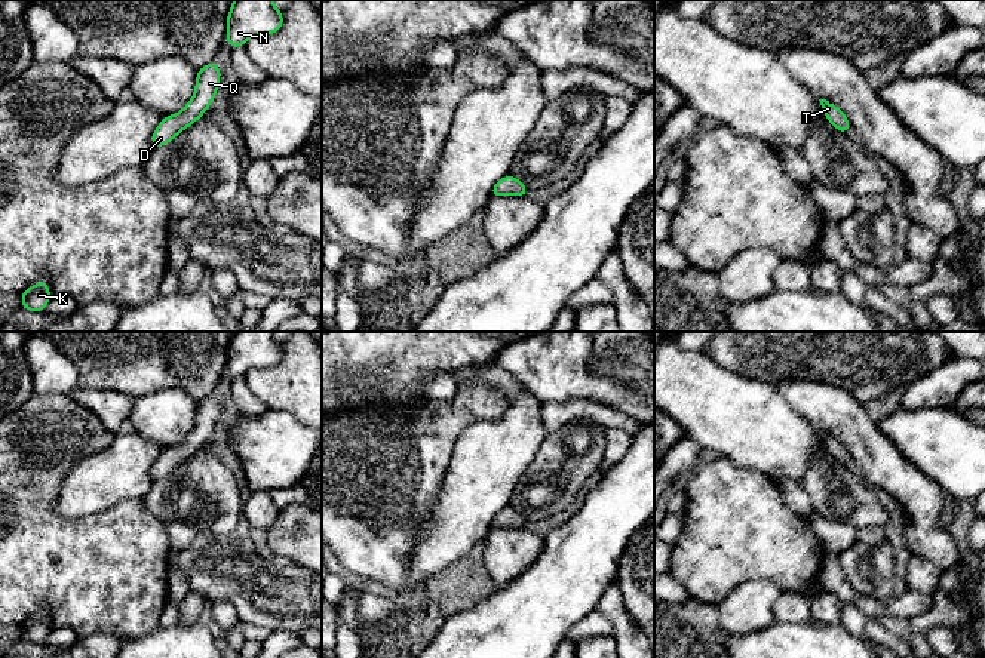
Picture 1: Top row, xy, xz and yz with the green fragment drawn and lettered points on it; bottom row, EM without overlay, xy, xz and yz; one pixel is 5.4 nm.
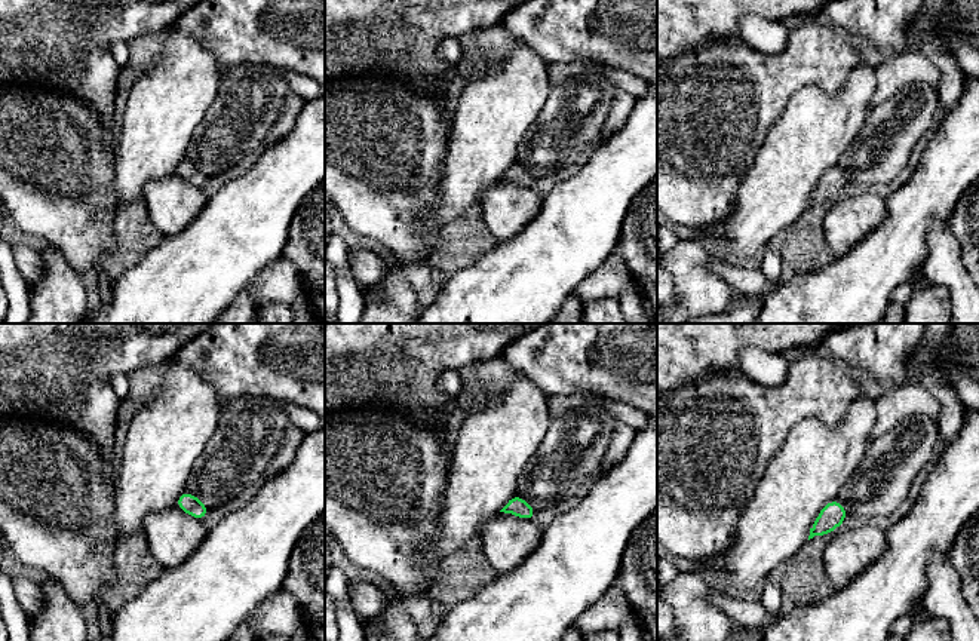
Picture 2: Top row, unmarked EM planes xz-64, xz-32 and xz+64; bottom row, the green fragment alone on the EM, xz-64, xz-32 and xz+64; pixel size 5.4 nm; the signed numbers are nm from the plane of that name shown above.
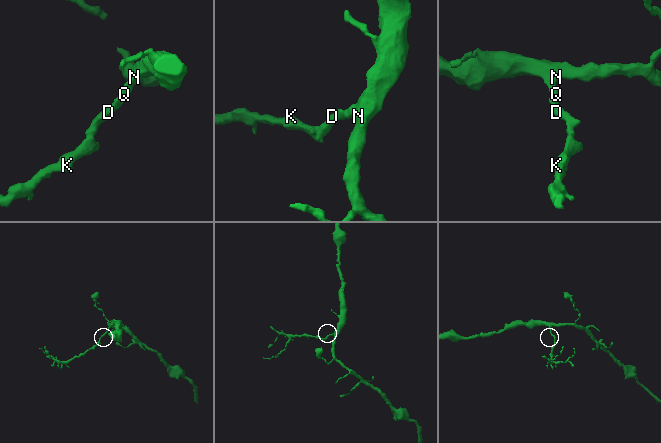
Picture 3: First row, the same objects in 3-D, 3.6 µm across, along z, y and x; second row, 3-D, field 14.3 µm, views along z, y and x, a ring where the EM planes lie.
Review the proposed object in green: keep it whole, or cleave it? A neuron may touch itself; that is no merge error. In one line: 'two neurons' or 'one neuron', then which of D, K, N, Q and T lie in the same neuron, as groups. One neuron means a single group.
one neuron; D K N Q T

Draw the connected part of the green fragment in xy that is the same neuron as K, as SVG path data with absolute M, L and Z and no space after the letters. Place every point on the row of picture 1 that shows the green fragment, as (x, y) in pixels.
M39 280L34 286L22 290L19 295L22 296L19 308L34 313L43 311L52 298L46 280Z

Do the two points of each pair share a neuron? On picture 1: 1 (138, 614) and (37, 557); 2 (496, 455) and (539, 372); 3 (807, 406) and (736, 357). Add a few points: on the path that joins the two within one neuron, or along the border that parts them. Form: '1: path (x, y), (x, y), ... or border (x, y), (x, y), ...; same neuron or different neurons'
1: path (116, 589), (101, 574), (85, 574), (63, 568); same neuron
2: border (528, 390), (542, 403); different neurons
3: border (809, 380), (782, 380), (773, 384); different neurons

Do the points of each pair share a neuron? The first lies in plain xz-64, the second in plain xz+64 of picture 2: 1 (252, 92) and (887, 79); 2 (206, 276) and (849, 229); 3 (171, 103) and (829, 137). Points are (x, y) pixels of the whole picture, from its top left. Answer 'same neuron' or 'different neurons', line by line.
1: different neurons
2: different neurons
3: same neuron

